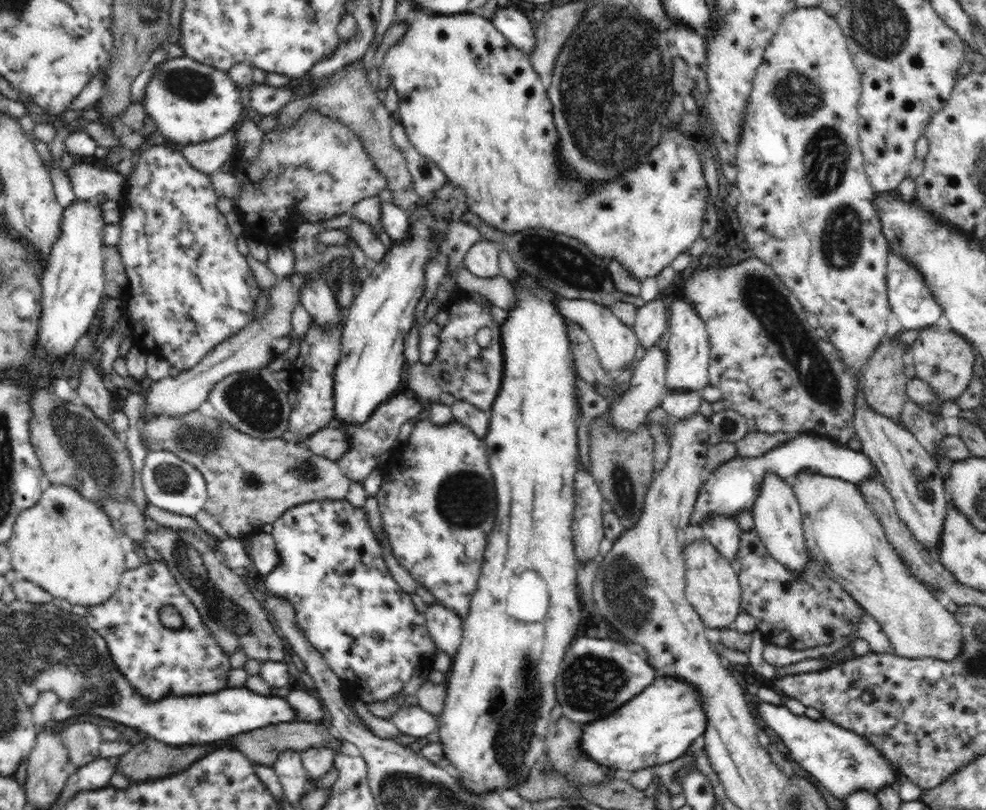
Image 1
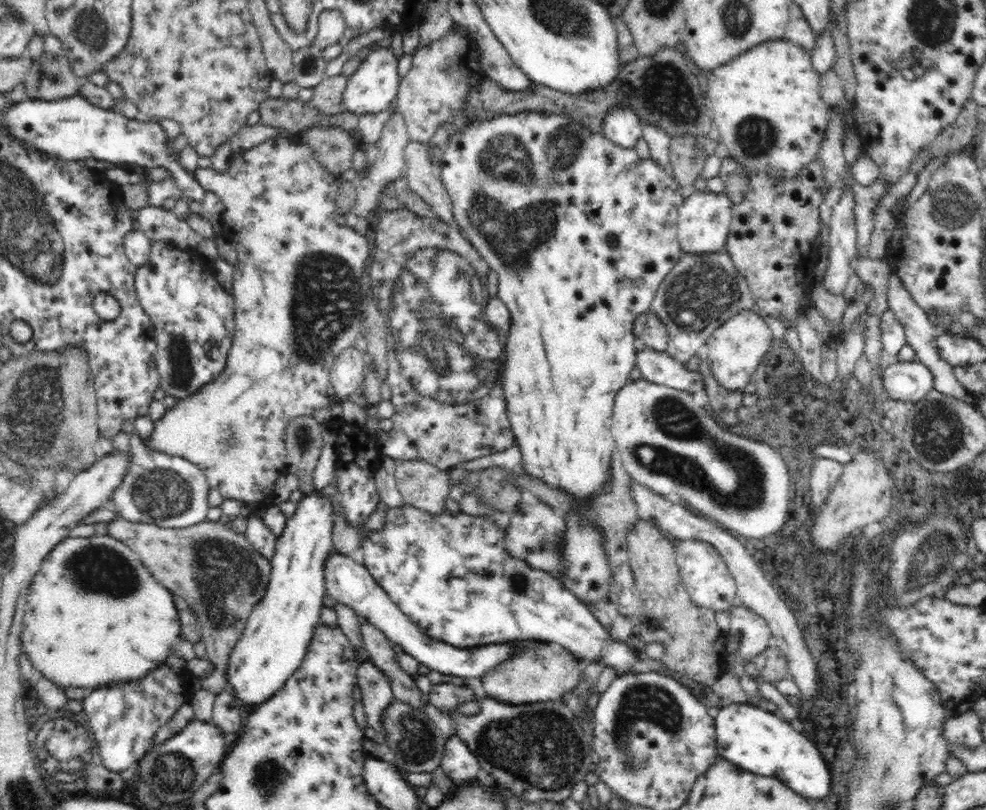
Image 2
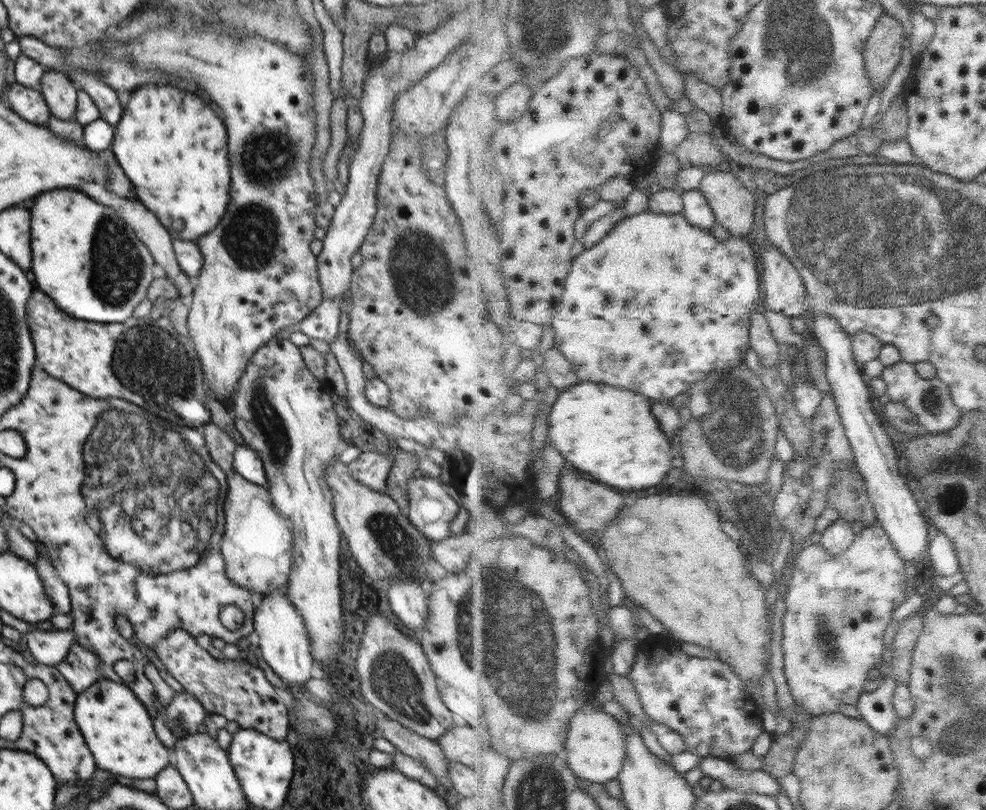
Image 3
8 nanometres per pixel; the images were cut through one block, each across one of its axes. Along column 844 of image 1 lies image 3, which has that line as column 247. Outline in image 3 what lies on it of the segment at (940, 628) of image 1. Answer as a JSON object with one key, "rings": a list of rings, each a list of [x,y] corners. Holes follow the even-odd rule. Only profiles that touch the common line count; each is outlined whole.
{"rings":[[[235,471],[226,472],[226,476],[229,489],[224,505],[225,524],[221,540],[225,573],[234,584],[252,593],[258,592],[264,597],[264,594],[271,594],[274,589],[287,584],[292,566],[294,528],[291,522],[277,511],[266,486],[254,484]]]}

